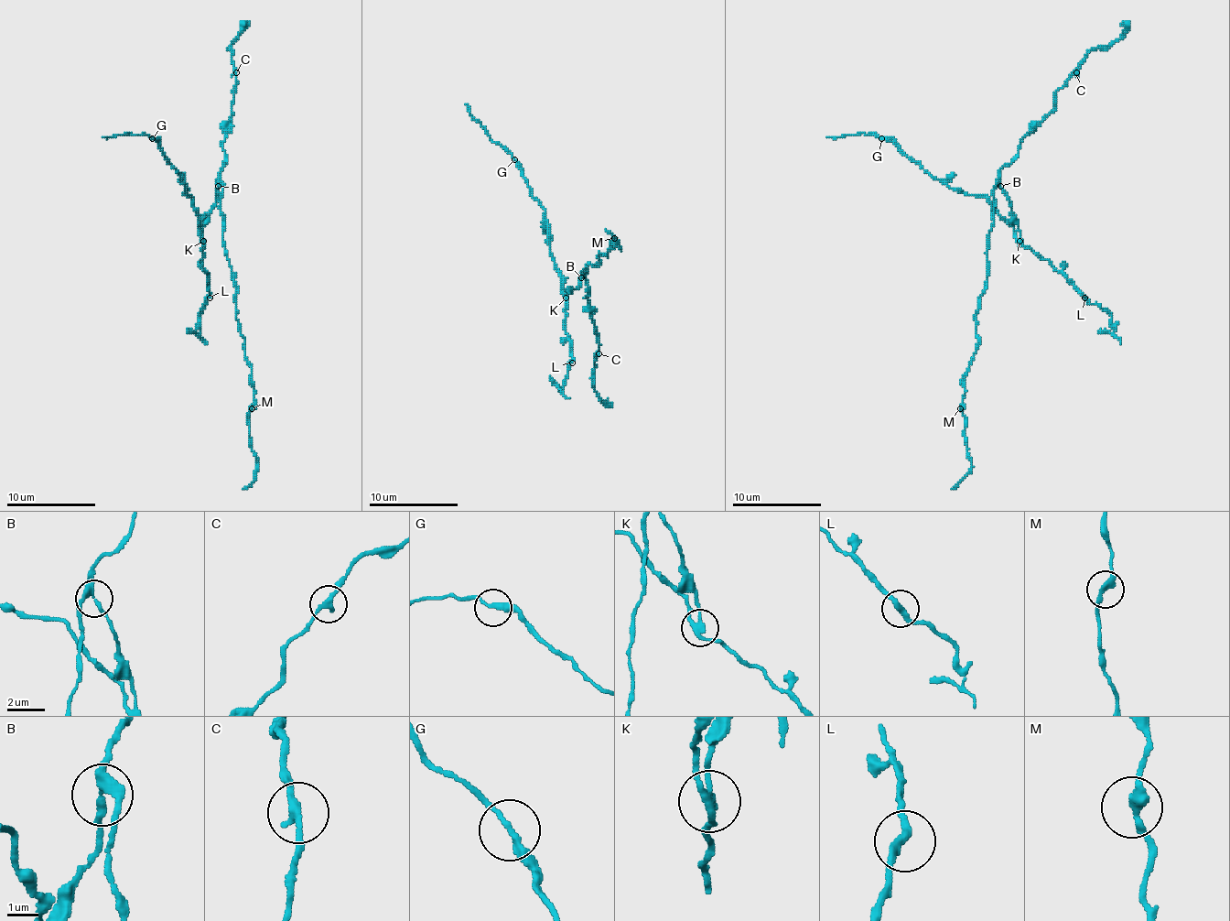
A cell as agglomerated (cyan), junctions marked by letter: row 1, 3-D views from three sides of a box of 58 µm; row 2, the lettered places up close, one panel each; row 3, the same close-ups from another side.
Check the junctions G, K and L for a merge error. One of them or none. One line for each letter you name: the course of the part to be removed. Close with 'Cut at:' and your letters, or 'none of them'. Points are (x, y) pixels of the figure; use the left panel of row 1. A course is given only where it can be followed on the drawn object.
K: Course of the part to remove: (202, 242), (202, 222), (221, 186), (222, 246), (252, 377), (253, 408), (247, 424), (256, 478), (242, 489)
Cut at: K

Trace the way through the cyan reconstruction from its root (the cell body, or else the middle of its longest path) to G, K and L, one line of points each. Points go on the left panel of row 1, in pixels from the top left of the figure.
G: (221, 204), (221, 186), (216, 206), (210, 217), (200, 222), (182, 177), (151, 139)
K: (221, 204), (221, 186), (216, 206), (202, 228), (202, 242)
L: (221, 204), (221, 186), (216, 206), (202, 228), (202, 268), (207, 275), (210, 297)

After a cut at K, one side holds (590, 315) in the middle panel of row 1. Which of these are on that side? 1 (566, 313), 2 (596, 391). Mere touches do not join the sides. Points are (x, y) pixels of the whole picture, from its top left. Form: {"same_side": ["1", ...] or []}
{"same_side": ["2"]}

